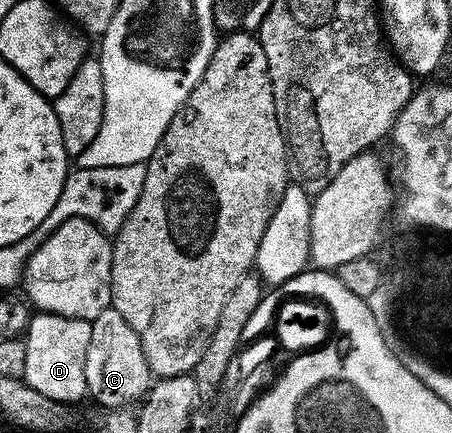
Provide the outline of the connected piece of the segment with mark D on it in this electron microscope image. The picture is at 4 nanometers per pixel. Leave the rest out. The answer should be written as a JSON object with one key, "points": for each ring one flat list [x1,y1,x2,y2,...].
{"points":[[37,312,28,322,26,336,26,371,23,380,34,391,46,395,46,399,77,403,85,400,86,347,90,347,92,323,82,319,70,319,53,313]]}

